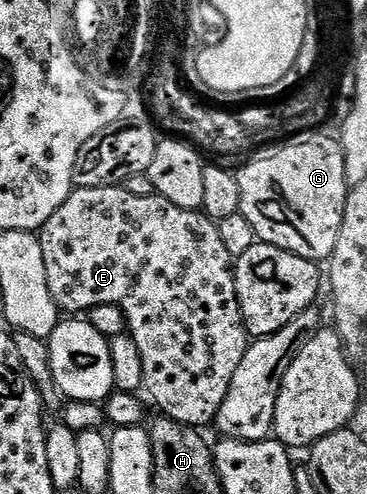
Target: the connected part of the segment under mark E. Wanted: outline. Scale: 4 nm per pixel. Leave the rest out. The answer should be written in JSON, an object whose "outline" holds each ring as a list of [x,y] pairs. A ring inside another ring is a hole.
{"outline":[[[121,184],[74,189],[72,196],[59,207],[55,216],[51,216],[51,220],[47,220],[41,227],[39,237],[43,248],[43,264],[47,268],[47,288],[51,288],[51,296],[57,301],[58,310],[69,316],[77,316],[99,304],[120,306],[127,319],[128,333],[133,335],[135,344],[139,344],[139,356],[143,356],[144,393],[153,397],[154,404],[161,409],[158,411],[164,417],[198,428],[205,428],[208,422],[209,425],[216,423],[219,408],[227,396],[227,388],[231,388],[231,376],[235,376],[235,368],[239,368],[239,363],[243,361],[251,339],[266,338],[291,324],[291,320],[295,320],[316,303],[313,301],[316,300],[321,286],[323,290],[323,270],[318,263],[260,240],[248,252],[243,252],[243,256],[235,262],[231,252],[227,252],[227,247],[223,245],[223,236],[219,236],[217,223],[201,210],[179,208],[158,193],[151,196],[131,196],[131,192],[127,192]]]}

